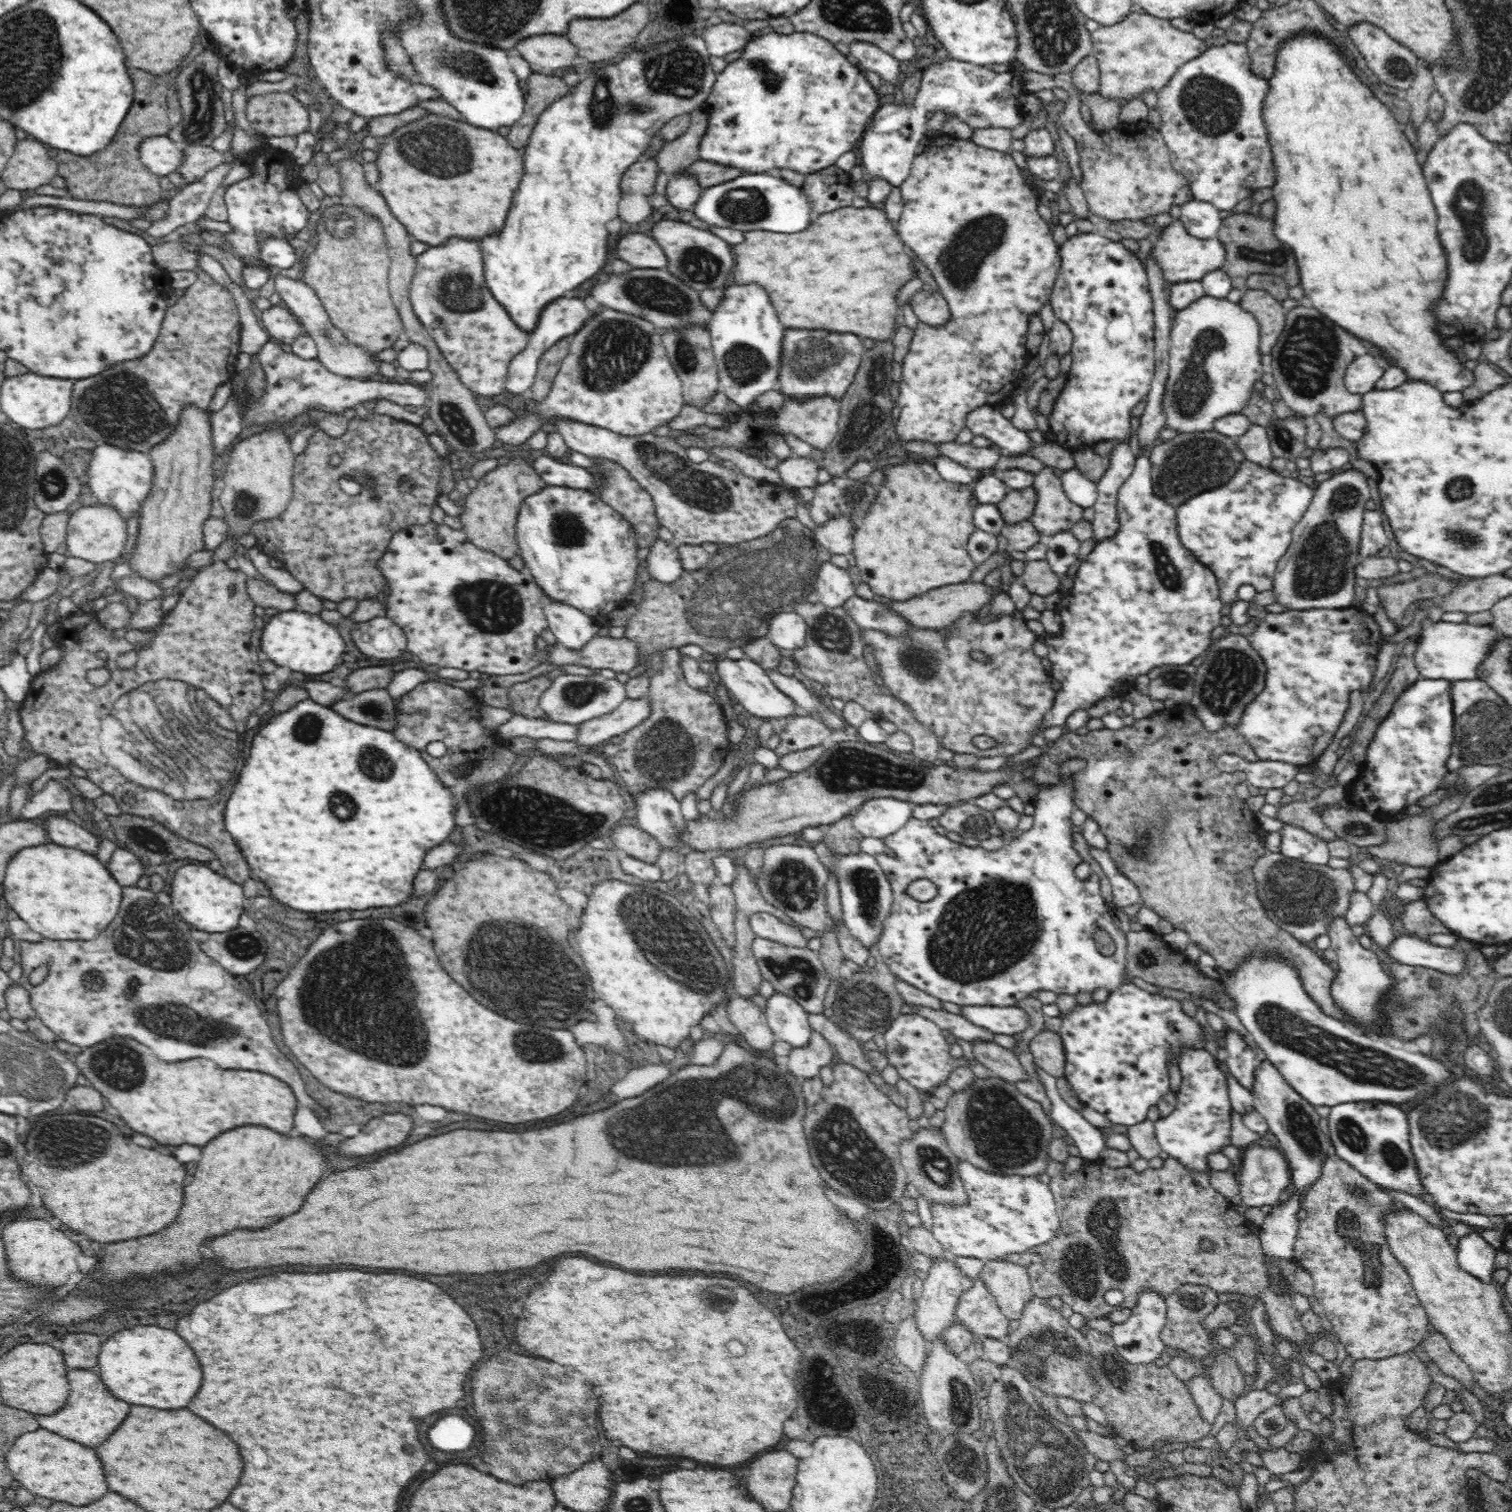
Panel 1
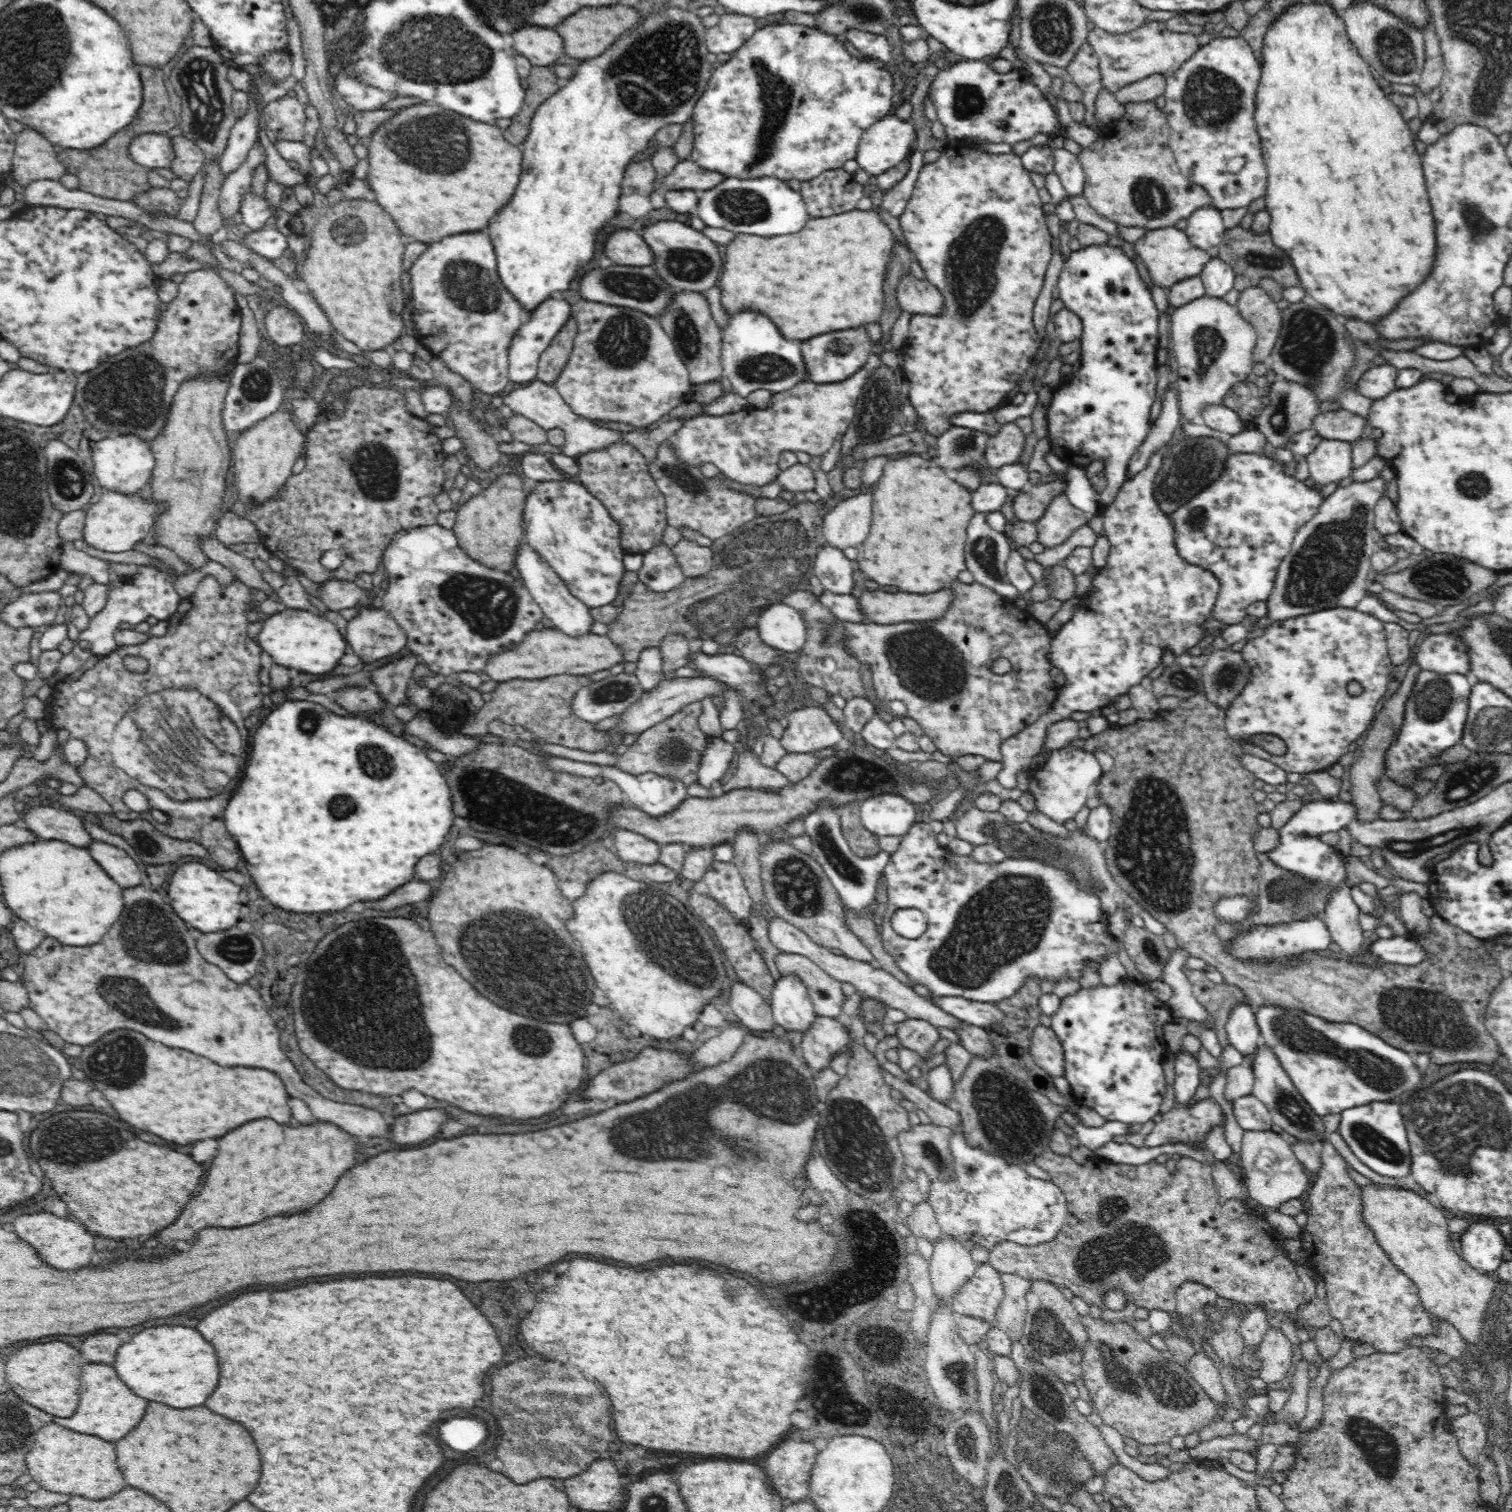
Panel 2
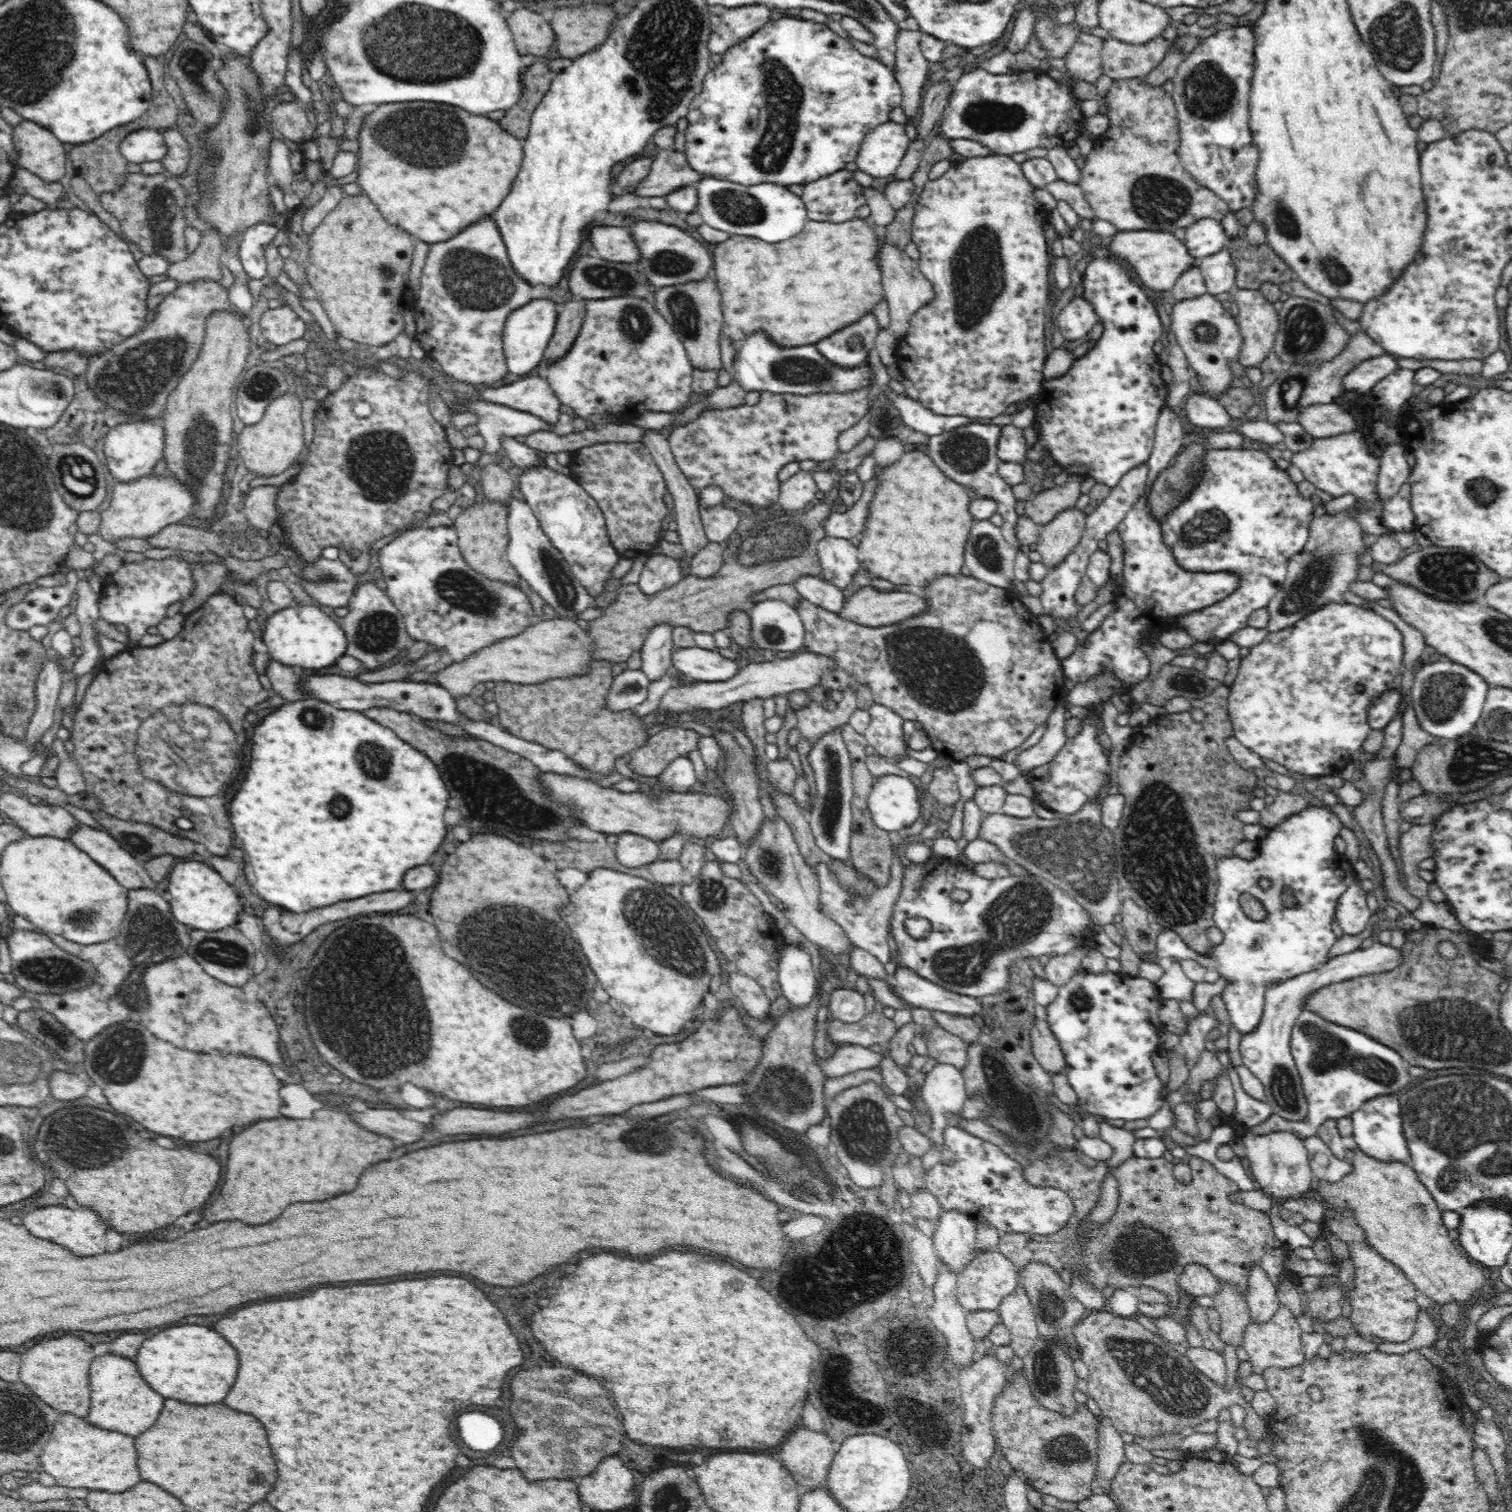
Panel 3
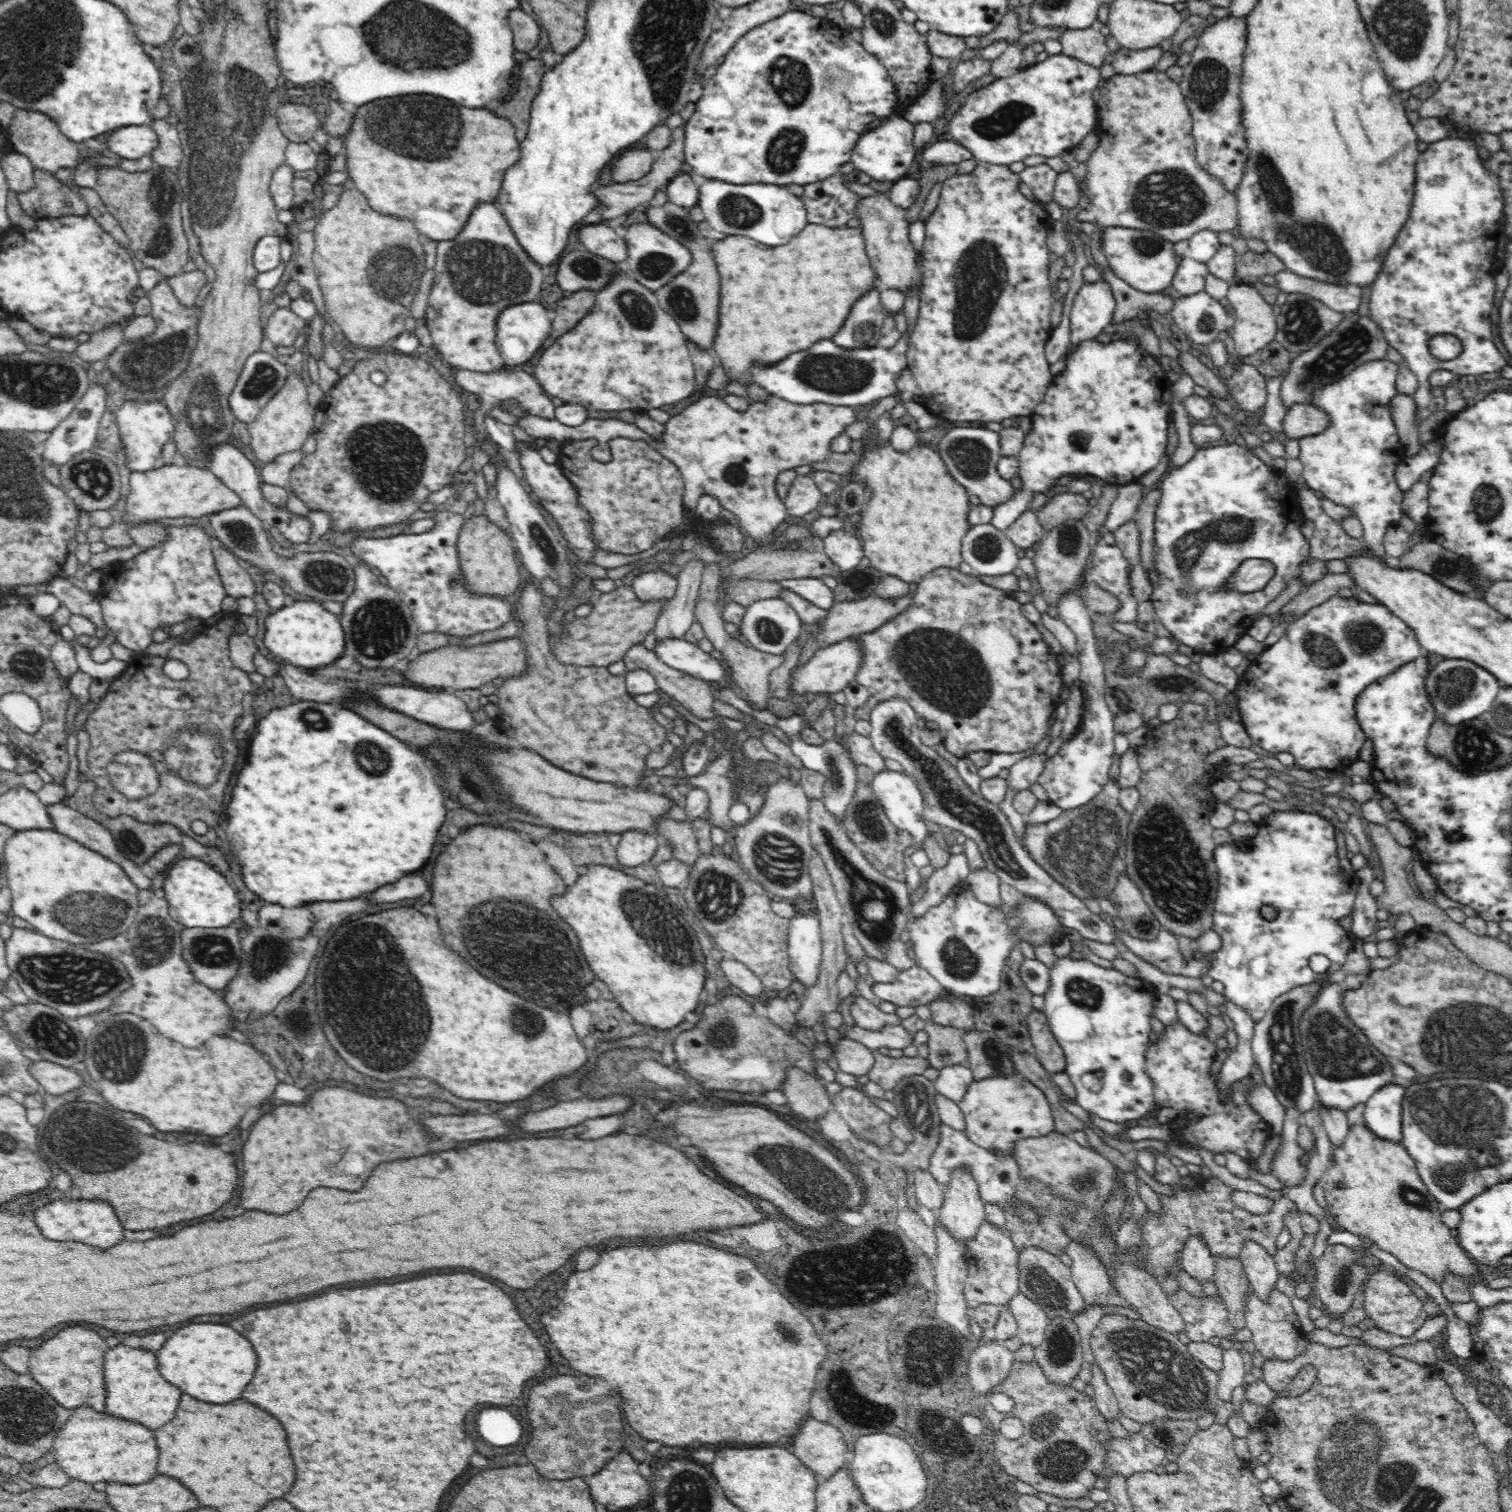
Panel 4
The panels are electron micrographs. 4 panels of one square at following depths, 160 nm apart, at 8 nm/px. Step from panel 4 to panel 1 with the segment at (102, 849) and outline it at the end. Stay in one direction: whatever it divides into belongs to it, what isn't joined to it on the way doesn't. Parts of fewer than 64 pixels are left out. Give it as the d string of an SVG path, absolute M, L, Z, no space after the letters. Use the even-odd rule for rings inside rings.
M120 847L112 853L112 858L106 864L106 868L110 870L110 874L114 874L114 878L118 878L120 886L135 886L140 877L146 873L144 864L137 855Z

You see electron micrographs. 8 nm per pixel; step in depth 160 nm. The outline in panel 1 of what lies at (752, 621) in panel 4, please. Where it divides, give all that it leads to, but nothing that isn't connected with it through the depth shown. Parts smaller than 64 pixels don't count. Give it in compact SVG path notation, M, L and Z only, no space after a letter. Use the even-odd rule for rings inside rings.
M794 611L774 615L770 621L767 637L778 647L786 650L799 650L805 645L809 626Z

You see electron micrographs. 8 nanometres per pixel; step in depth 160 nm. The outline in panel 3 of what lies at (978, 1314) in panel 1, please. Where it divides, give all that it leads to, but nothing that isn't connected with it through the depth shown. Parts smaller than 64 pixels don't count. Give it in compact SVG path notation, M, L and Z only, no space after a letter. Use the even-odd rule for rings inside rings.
M988 1251L979 1255L975 1262L968 1263L957 1274L957 1298L967 1311L996 1311L1003 1299L1020 1284L1018 1269L998 1251Z

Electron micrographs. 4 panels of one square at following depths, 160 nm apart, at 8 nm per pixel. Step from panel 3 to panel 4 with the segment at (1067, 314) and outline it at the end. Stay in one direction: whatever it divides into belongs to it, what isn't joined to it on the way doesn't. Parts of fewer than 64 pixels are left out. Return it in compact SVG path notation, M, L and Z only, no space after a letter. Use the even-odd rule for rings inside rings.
M1104 279L1098 282L1084 283L1072 300L1072 308L1070 312L1070 350L1065 355L1070 356L1071 350L1081 344L1082 341L1089 341L1105 332L1107 326L1110 325L1114 314L1114 295L1112 295L1112 287L1110 283Z

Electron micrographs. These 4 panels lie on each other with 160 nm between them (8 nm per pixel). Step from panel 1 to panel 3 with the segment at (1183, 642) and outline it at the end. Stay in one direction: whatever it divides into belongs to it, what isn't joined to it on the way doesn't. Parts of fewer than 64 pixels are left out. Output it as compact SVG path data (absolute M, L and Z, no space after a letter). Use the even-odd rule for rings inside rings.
M1165 406L1158 414L1154 432L1154 446L1146 466L1149 467L1143 490L1135 498L1135 502L1119 520L1115 530L1120 532L1124 540L1124 583L1120 588L1120 596L1116 598L1118 612L1112 618L1101 622L1096 632L1090 634L1086 646L1078 646L1072 656L1059 660L1063 674L1074 682L1088 682L1102 674L1114 674L1125 688L1147 680L1151 672L1151 662L1141 649L1144 632L1148 632L1154 641L1159 634L1152 634L1152 626L1170 620L1172 616L1188 616L1221 602L1234 592L1238 586L1238 577L1230 573L1202 573L1182 569L1174 559L1170 547L1166 547L1162 535L1161 520L1152 515L1148 505L1149 488L1158 473L1168 468L1173 459L1181 452L1184 442L1182 424L1172 408Z

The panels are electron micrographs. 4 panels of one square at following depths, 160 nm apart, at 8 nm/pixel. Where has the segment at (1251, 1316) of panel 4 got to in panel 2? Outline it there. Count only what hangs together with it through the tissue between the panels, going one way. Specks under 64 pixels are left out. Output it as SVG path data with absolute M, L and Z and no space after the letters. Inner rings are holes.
M1270 1327L1262 1342L1253 1348L1255 1358L1261 1361L1259 1377L1266 1383L1282 1380L1294 1364L1294 1347L1277 1327Z

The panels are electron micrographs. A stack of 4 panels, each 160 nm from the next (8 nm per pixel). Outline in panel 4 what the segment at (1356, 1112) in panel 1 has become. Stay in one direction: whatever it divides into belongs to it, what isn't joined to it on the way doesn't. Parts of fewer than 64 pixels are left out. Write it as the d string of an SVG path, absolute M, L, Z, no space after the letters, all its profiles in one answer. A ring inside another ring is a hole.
M1400 1084L1382 1086L1365 1102L1363 1124L1382 1139L1401 1142L1404 1096L1404 1088Z

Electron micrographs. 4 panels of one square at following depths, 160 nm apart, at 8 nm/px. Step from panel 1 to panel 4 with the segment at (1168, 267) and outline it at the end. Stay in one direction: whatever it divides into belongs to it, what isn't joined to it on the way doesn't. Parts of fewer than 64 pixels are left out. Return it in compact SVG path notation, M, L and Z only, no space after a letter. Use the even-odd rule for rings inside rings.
M1106 227L1101 234L1101 248L1118 278L1147 293L1164 292L1171 285L1181 260L1174 253L1173 242L1148 230Z

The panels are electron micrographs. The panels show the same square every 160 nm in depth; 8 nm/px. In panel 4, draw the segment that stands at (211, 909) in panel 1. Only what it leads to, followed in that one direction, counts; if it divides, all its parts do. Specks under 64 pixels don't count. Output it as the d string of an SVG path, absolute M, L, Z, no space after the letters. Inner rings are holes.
M180 860L168 870L163 882L163 892L170 906L170 916L185 927L221 929L240 916L240 898L228 880L200 860Z

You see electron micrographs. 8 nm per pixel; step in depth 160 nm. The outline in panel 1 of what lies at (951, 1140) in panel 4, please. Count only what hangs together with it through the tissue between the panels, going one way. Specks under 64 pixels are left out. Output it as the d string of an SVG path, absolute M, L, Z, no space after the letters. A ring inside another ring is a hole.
M959 1160L958 1172L968 1198L964 1204L934 1203L932 1232L952 1257L992 1260L1022 1253L1048 1242L1058 1231L1059 1216L1054 1193L1036 1175L1020 1176L986 1172Z

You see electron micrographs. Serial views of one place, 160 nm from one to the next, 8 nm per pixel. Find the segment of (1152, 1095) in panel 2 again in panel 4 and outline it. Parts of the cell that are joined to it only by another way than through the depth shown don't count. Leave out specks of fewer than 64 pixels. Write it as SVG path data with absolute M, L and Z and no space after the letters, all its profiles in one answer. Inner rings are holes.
M1069 957L1057 958L1054 967L1050 971L1050 988L1046 991L1044 1014L1047 1016L1047 1024L1049 1025L1052 1035L1056 1038L1059 1046L1065 1055L1066 1068L1064 1072L1070 1077L1074 1087L1076 1088L1076 1102L1089 1113L1096 1117L1103 1118L1103 1120L1110 1120L1110 1122L1117 1122L1122 1124L1127 1120L1136 1120L1140 1117L1150 1113L1154 1110L1155 1100L1157 1096L1154 1095L1154 1080L1150 1079L1148 1070L1147 1052L1149 1050L1148 1042L1150 1042L1150 1016L1152 1016L1152 1006L1154 1006L1154 998L1148 992L1142 990L1134 990L1126 984L1127 976L1116 969L1104 969L1100 966L1088 961L1087 959L1074 959ZM1092 1074L1098 1080L1102 1081L1102 1088L1088 1088L1088 1082L1084 1082L1084 1076Z

